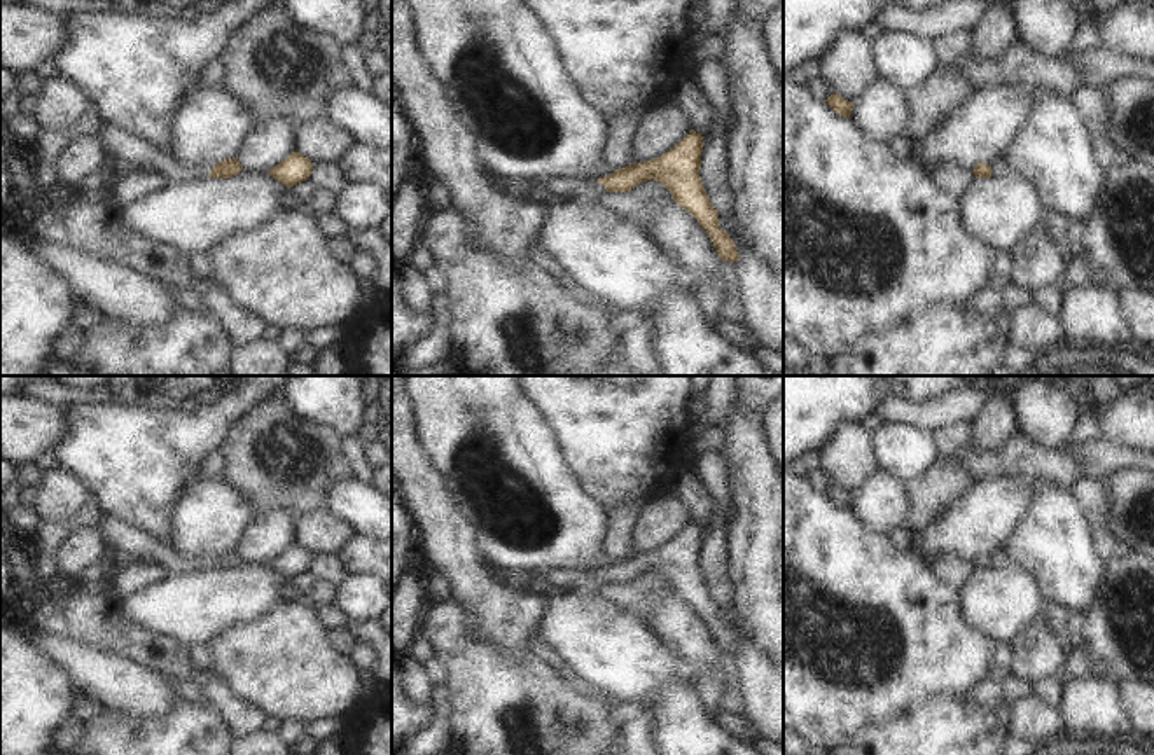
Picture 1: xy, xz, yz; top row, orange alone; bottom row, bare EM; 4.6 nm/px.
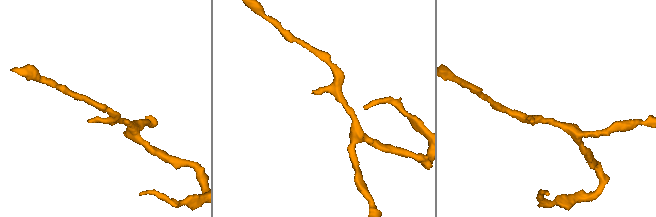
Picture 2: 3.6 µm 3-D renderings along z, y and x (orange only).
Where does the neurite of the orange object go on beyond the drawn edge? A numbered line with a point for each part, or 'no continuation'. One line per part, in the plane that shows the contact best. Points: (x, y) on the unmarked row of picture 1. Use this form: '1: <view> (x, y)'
1: xz (551, 579)

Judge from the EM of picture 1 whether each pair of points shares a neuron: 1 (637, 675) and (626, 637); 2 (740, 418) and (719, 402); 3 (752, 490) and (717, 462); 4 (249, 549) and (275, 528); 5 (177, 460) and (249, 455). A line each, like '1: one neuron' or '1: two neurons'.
1: one neuron
2: two neurons
3: two neurons
4: one neuron
5: two neurons

